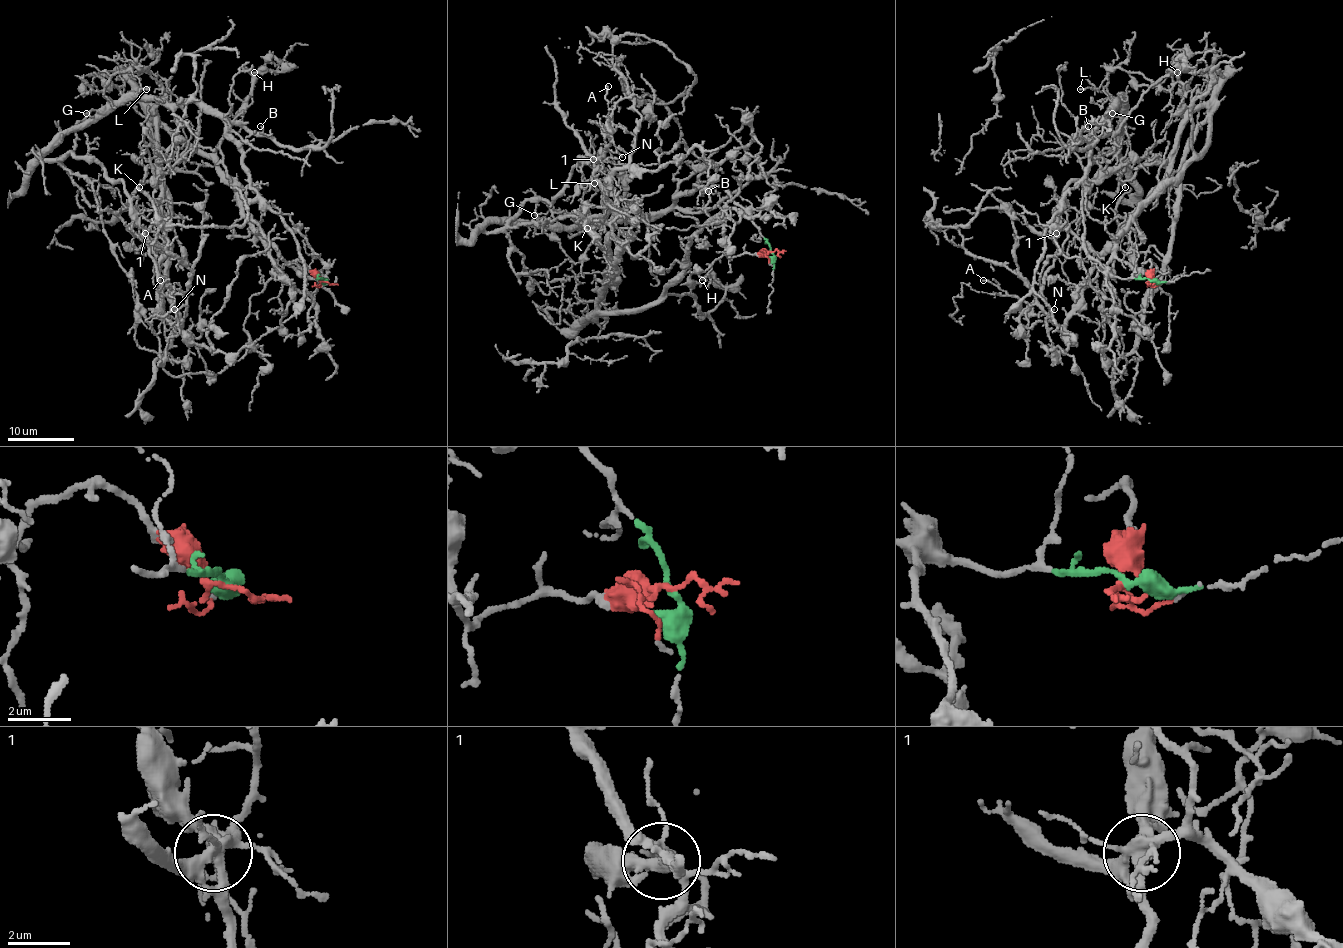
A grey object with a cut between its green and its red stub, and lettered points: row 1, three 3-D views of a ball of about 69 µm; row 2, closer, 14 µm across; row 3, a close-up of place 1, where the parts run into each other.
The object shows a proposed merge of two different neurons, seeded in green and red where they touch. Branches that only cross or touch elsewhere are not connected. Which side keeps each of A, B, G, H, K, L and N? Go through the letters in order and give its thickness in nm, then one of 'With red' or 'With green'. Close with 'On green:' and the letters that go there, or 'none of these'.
A: Thickness 160 nm. With green
B: Thickness 80 nm. With green
G: Thickness 100 nm. With green
H: Thickness 160 nm. With red
K: Thickness 130 nm. With red
L: Thickness 150 nm. With green
N: Thickness 110 nm. With green
On green: A, B, G, L, N

